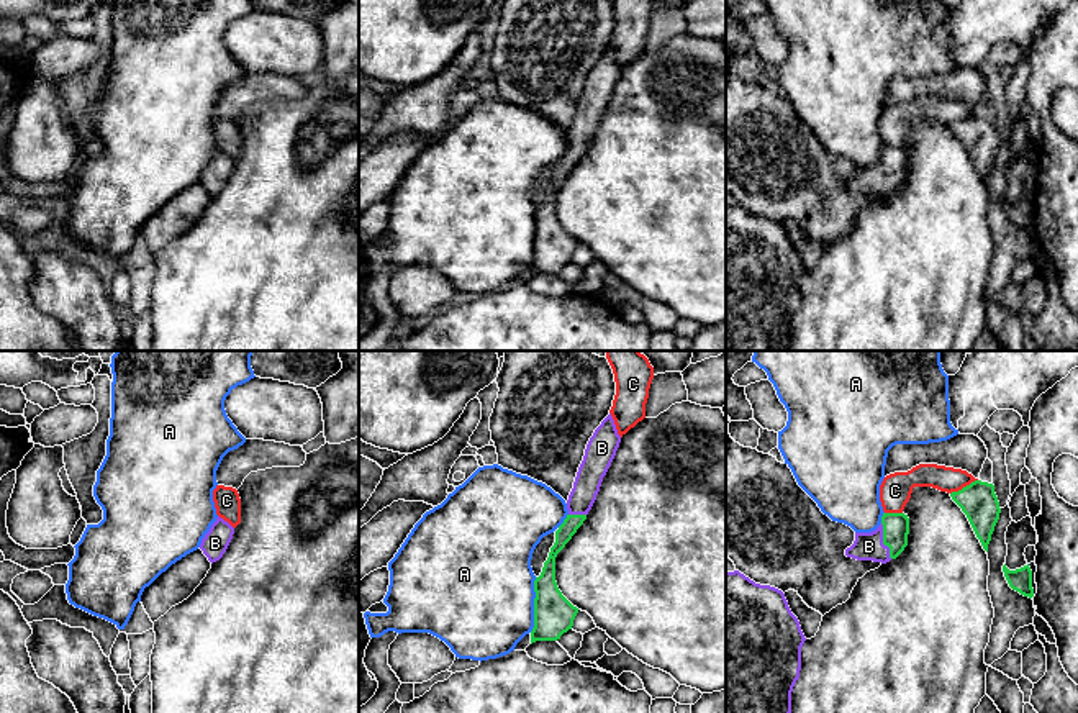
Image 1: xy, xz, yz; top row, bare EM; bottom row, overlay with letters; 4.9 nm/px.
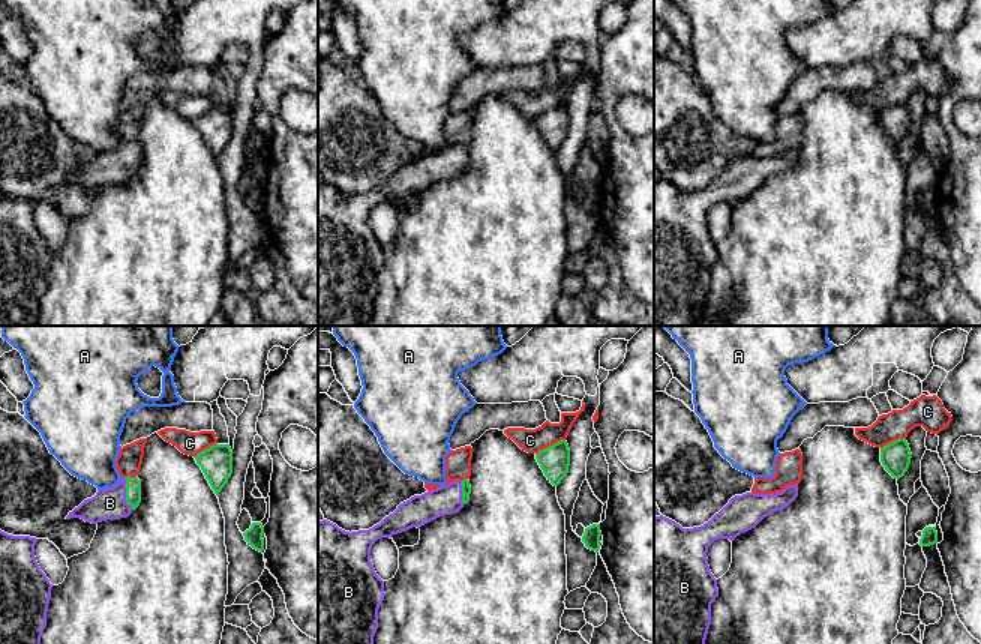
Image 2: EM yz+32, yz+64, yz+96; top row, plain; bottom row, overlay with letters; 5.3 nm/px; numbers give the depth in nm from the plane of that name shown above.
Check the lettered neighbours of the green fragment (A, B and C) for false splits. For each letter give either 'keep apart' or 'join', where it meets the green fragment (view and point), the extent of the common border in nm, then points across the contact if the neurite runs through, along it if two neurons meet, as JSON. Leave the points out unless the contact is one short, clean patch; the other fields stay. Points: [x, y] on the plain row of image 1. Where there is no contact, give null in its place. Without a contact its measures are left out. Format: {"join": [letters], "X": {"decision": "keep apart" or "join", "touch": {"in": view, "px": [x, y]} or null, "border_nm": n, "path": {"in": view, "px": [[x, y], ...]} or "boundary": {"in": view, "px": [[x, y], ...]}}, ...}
{"join": ["B"], "A": {"decision": "keep apart", "touch": {"in": "xz", "px": [534, 238]}, "border_nm": 280}, "B": {"decision": "join", "touch": {"in": "yz", "px": [883, 174]}, "border_nm": 190}, "C": {"decision": "keep apart", "touch": {"in": "yz", "px": [964, 120]}, "border_nm": 150}}

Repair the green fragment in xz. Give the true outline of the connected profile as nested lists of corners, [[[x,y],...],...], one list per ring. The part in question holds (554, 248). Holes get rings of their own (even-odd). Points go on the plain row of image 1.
[[[609,46],[587,77],[573,121],[567,133],[568,148],[555,164],[555,175],[550,180],[541,208],[534,213],[536,231],[531,277],[536,274],[557,274],[573,259],[578,241],[573,239],[557,220],[555,190],[587,152],[619,75],[621,69]]]

